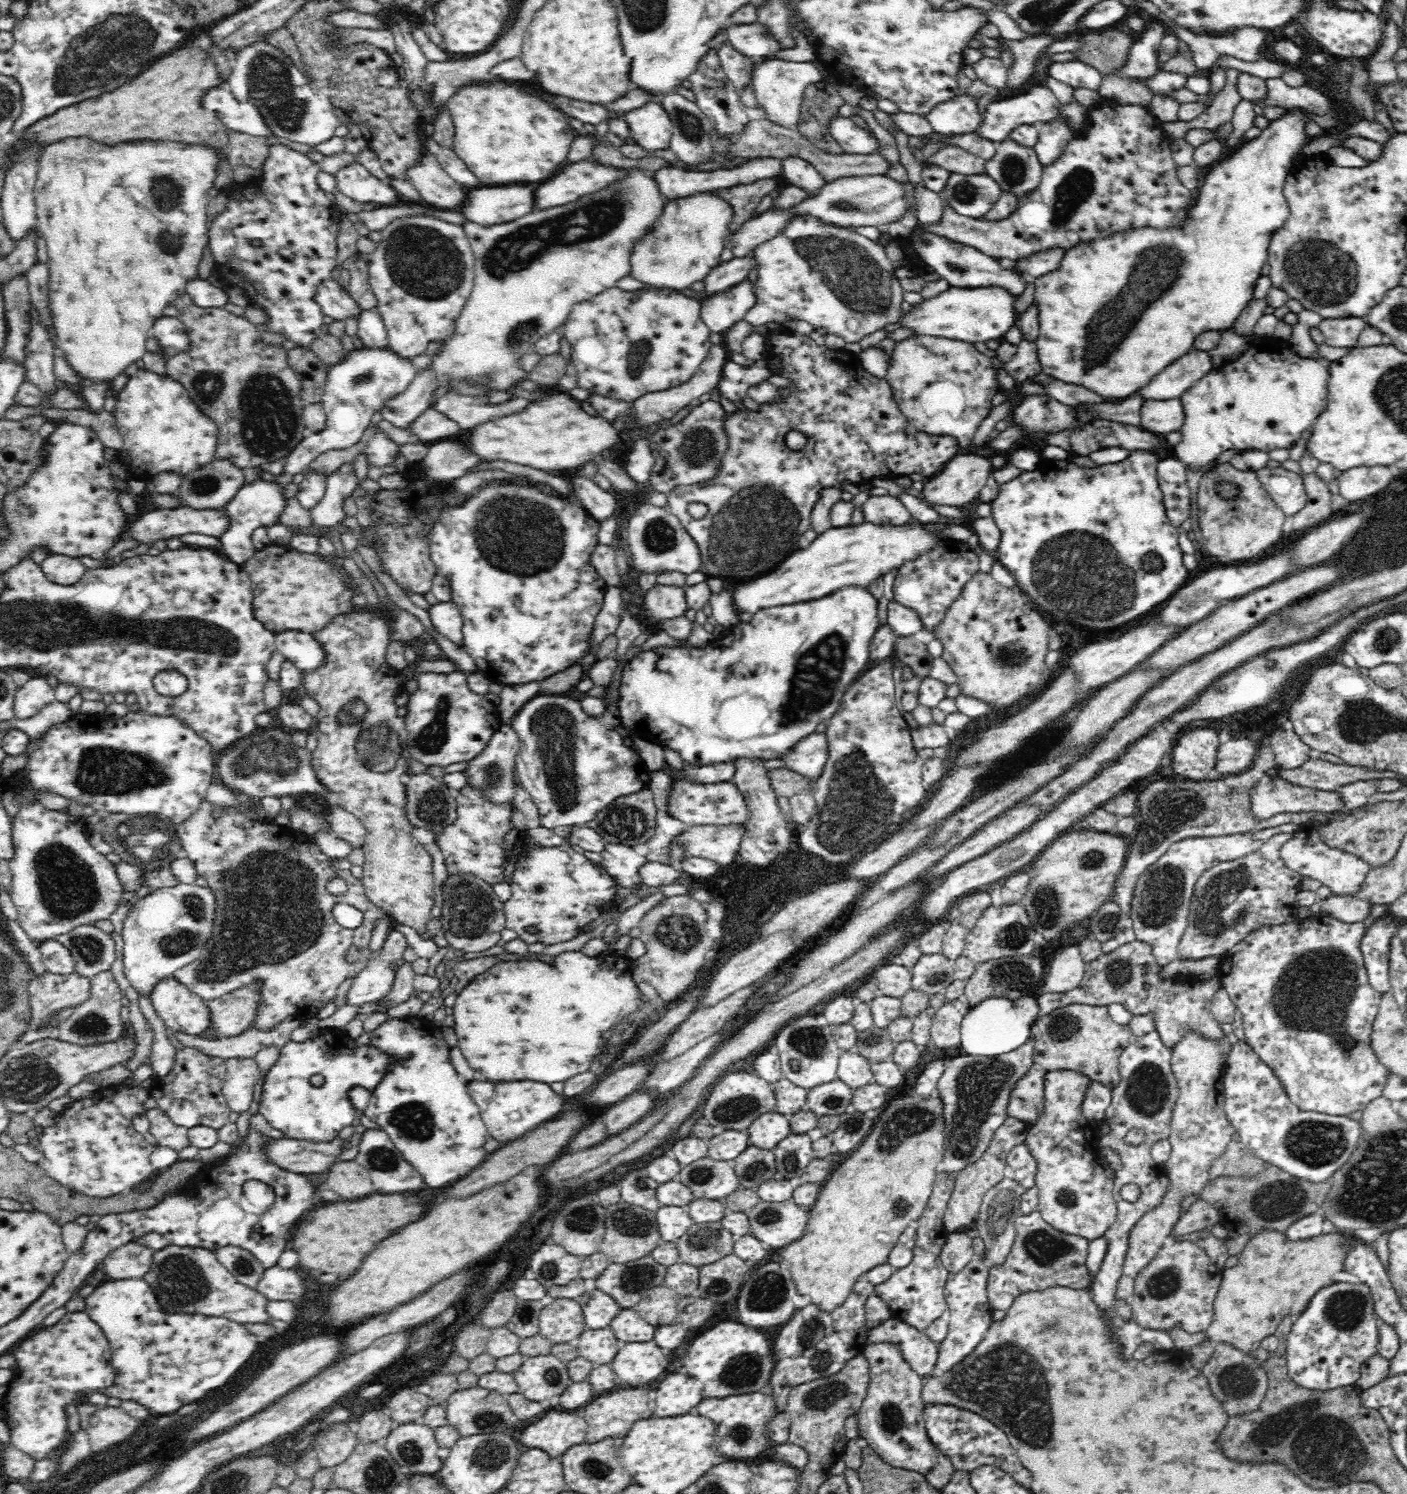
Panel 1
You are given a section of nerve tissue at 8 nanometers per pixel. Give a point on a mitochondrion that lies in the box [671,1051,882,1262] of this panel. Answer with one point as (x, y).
(735, 1109)

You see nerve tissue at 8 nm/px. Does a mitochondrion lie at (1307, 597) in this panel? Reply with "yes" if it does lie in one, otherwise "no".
no

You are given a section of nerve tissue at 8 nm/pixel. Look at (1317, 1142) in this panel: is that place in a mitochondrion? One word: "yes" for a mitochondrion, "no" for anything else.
yes

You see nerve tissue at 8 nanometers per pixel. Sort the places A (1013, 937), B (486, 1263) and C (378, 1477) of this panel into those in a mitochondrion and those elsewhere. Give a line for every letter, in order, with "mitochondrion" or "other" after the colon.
A: mitochondrion
B: other
C: mitochondrion

